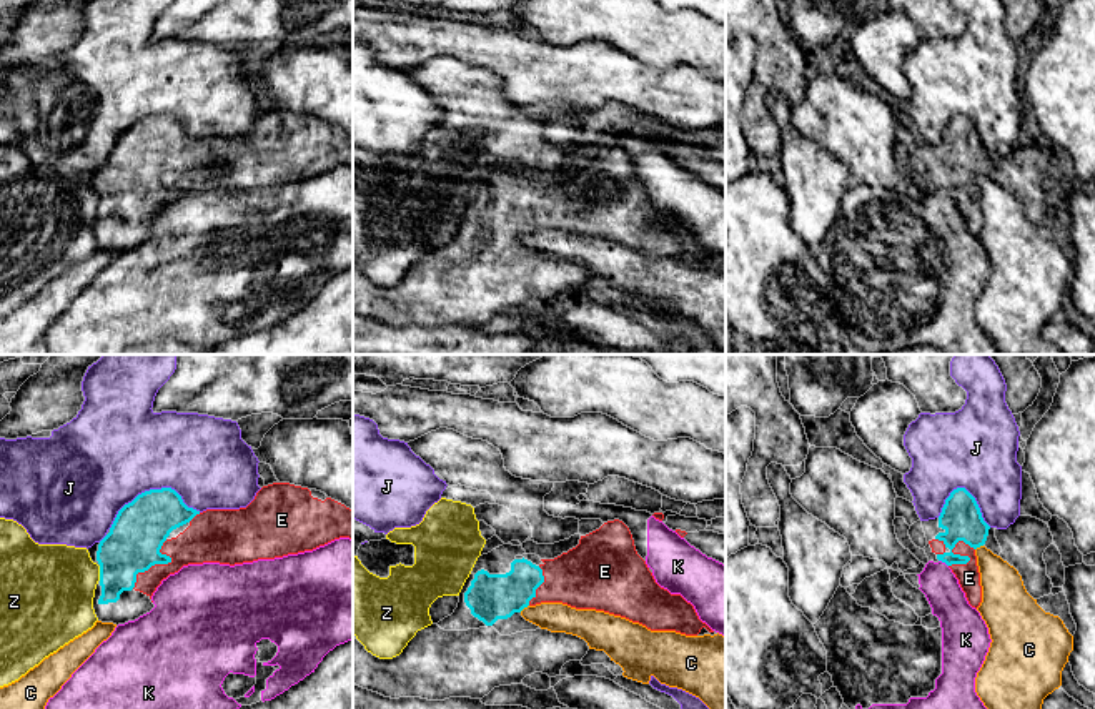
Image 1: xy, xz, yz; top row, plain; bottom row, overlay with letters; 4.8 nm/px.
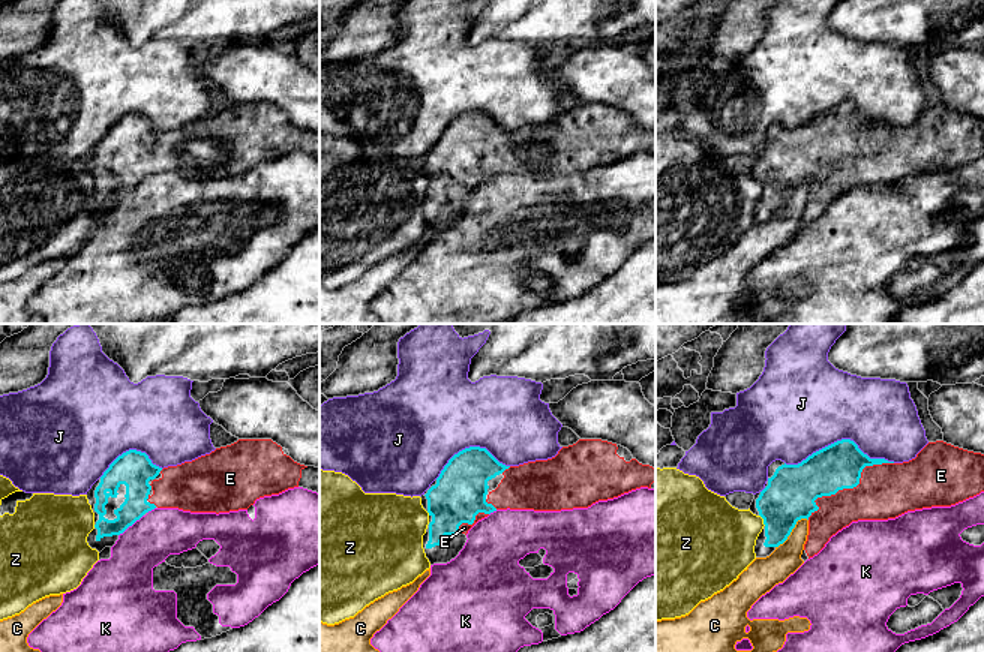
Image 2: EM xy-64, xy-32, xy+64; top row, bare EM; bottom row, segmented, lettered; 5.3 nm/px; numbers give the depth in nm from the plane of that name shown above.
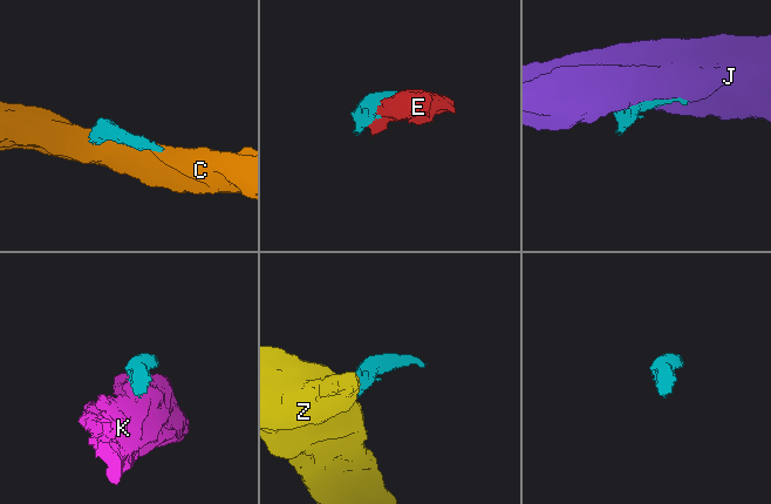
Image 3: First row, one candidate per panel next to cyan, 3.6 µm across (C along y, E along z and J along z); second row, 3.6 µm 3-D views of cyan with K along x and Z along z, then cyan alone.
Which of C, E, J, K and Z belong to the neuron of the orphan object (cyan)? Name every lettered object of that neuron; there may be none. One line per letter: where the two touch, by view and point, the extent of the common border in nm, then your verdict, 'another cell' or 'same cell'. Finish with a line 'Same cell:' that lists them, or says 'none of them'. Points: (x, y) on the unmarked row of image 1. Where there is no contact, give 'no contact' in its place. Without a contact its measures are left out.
C: xz (523, 235) | 60 nm | another cell
E: xy (158, 190) | 300 nm | same cell
J: xy (152, 117) | 460 nm | another cell
K: yz (944, 188) | 60 nm | another cell
Z: xy (100, 200) | 70 nm | another cell
Same cell: E

